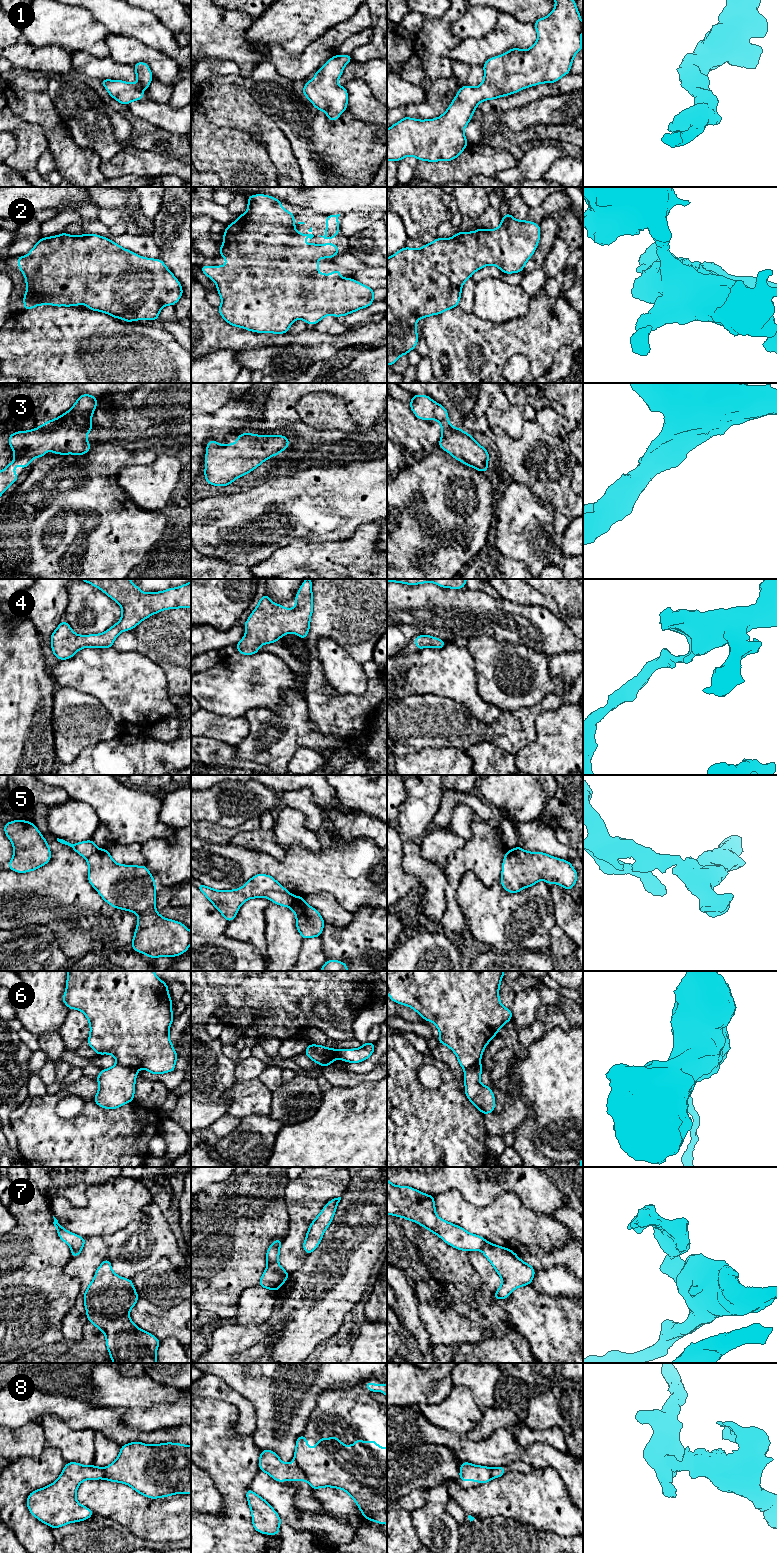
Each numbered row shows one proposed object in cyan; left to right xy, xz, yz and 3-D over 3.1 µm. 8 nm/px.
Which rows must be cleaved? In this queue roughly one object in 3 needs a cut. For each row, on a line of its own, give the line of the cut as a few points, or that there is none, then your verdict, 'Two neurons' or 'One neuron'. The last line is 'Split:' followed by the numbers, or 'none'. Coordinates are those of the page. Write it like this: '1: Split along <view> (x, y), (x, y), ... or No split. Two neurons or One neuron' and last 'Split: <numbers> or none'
1: No split. One neuron
2: No split. One neuron
3: No split. One neuron
4: No split. One neuron
5: Split along xy (98, 849), (87, 859). Two neurons
6: Split along xz (309, 1045), (316, 1051), (325, 1054), (332, 1061). Two neurons
7: Split along xz (276, 1261), (268, 1264). Two neurons
8: Split along xz (293, 1461), (303, 1471), (306, 1479). Two neurons
Split: 5, 6, 7, 8

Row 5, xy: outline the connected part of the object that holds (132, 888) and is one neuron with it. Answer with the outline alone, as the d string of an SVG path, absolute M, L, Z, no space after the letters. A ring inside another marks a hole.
M98 849L87 859L88 881L100 896L112 907L132 911L139 917L131 947L150 958L175 957L183 954L191 945L191 932L180 922L158 914L155 907L155 880L145 865L117 864L107 849Z

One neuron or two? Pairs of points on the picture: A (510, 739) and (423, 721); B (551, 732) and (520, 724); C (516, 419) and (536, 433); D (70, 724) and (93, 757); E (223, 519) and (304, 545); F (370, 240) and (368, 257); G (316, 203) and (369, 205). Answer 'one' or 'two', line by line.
A: one
B: two
C: two
D: two
E: two
F: one
G: one

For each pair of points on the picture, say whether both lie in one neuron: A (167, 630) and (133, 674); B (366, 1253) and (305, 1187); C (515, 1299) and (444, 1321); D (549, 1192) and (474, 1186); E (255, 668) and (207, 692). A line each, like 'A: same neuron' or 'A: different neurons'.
A: different neurons
B: different neurons
C: different neurons
D: same neuron
E: same neuron

